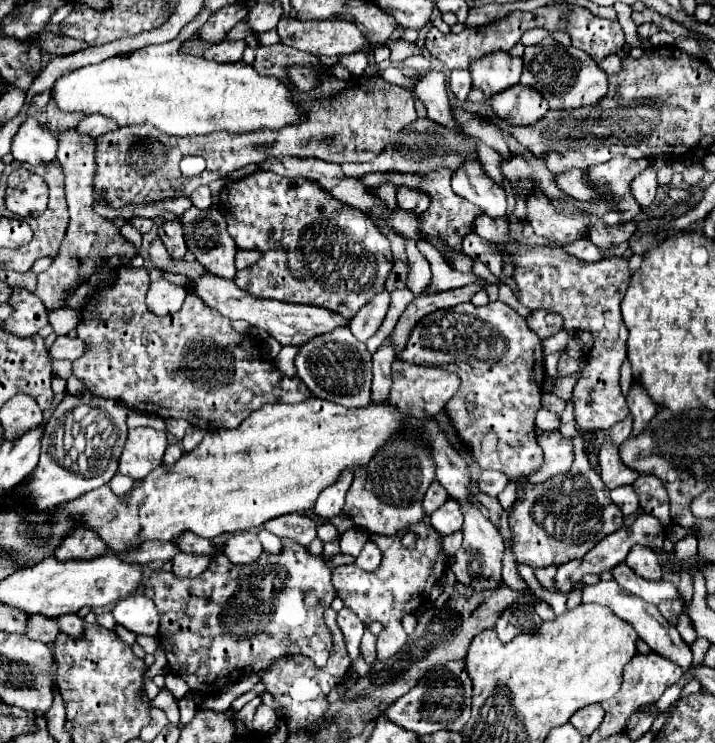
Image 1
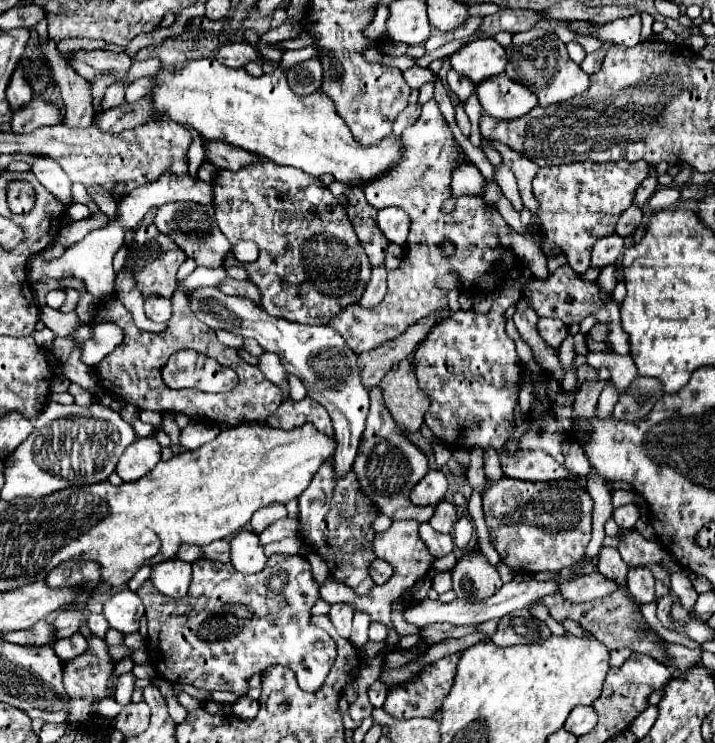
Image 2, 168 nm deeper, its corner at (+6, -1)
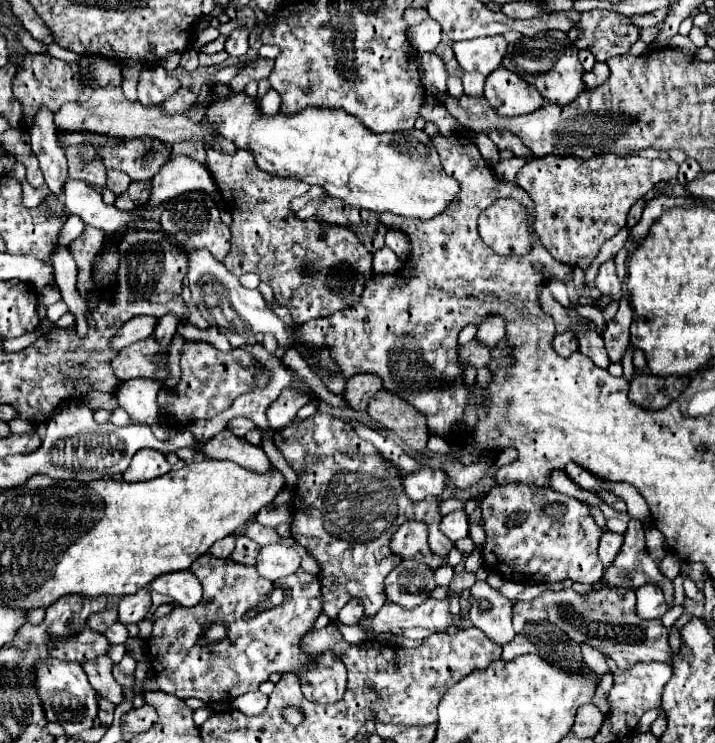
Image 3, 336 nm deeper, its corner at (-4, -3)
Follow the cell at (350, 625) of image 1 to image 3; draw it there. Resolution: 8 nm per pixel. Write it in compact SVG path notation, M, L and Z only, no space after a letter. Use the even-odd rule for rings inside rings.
M350 599L350 601L340 609L338 619L340 619L340 623L344 623L344 625L358 625L362 615L364 615L364 607L362 607L360 599Z

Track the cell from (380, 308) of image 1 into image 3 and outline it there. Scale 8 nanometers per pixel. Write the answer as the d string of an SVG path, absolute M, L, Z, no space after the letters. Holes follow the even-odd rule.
M382 247L382 249L376 251L372 257L374 257L374 271L376 271L376 273L382 273L382 271L394 273L396 267L398 267L398 257L396 257L396 253L392 253L392 249L388 249L388 247Z

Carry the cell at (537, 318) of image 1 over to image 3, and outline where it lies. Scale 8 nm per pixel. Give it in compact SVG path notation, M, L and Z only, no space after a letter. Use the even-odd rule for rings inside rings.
M572 331L558 333L558 335L554 337L552 345L554 345L554 349L556 349L562 357L568 357L570 353L574 353L574 351L578 349L578 341L576 341L576 337L574 337Z

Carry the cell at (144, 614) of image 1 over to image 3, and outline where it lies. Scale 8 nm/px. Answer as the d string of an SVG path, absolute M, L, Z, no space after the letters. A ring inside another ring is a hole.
M140 589L140 593L134 593L132 597L122 597L118 603L118 621L122 625L140 623L146 619L146 615L152 611L152 597L148 589Z

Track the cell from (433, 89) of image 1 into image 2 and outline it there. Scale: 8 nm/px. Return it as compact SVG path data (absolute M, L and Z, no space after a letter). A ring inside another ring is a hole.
M466 159L458 171L454 171L454 195L482 195L482 185L484 177L482 173L474 167L472 161Z

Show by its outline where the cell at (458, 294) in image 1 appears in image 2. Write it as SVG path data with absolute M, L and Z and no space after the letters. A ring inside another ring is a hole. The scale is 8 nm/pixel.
M416 323L414 327L410 327L410 331L406 331L406 335L400 335L398 339L376 347L368 353L360 355L358 367L362 367L362 383L366 387L366 391L370 391L374 385L378 385L378 381L394 367L398 365L402 359L406 359L408 355L412 355L418 347L418 343L426 337L428 329L432 327L432 323Z

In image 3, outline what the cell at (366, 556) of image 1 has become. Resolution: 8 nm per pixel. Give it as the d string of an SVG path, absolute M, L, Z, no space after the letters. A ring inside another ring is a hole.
M402 561L386 577L386 599L402 607L416 607L434 591L434 571L416 561Z

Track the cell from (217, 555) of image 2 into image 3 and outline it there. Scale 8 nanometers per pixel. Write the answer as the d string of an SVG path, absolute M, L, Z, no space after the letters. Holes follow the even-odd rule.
M236 535L236 547L234 547L234 553L230 555L230 559L240 565L256 565L258 553L260 553L258 543L248 539L246 535Z

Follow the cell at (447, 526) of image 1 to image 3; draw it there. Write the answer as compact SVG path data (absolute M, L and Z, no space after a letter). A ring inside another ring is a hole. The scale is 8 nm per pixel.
M462 509L448 513L442 517L440 529L450 541L464 539L464 537L468 537L468 515Z

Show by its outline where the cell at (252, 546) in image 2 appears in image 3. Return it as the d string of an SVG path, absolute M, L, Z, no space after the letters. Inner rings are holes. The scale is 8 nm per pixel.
M274 543L274 545L262 547L258 563L256 563L260 577L268 577L274 581L294 573L298 567L300 567L298 551L284 543Z

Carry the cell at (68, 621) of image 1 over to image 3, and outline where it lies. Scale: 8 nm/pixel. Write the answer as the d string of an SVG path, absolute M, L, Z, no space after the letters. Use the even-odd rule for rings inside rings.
M108 655L96 657L96 661L84 661L82 669L88 675L94 689L98 689L106 699L110 699L114 705L122 703L122 687L112 677L112 659Z

